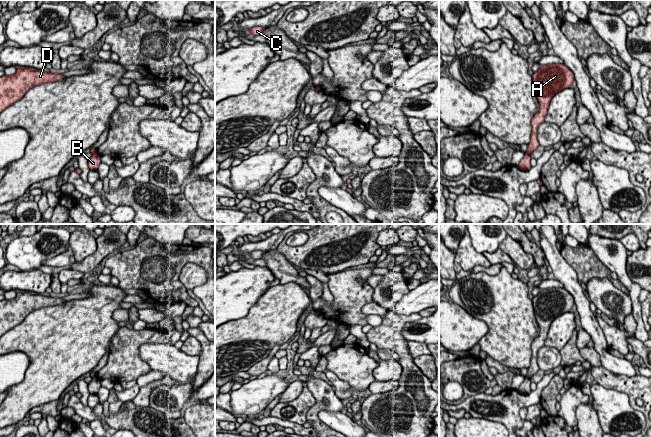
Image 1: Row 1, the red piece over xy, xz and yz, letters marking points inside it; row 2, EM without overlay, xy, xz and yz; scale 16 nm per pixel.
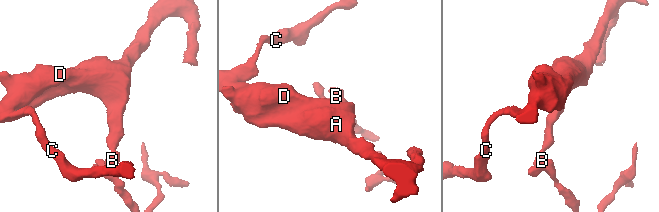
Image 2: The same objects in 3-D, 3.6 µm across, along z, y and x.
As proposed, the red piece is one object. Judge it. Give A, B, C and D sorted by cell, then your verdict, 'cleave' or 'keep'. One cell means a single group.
groups A C D / B; cleave

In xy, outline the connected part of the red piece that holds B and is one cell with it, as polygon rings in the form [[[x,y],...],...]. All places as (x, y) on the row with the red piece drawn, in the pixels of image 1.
[[[95,152],[88,160],[88,167],[90,170],[97,170],[100,163],[101,163],[101,156]]]

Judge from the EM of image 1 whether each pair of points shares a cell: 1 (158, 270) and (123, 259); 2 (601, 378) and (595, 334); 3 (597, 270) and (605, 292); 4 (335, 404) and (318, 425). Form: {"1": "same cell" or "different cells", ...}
{"1": "same cell", "2": "different cells", "3": "different cells", "4": "same cell"}

